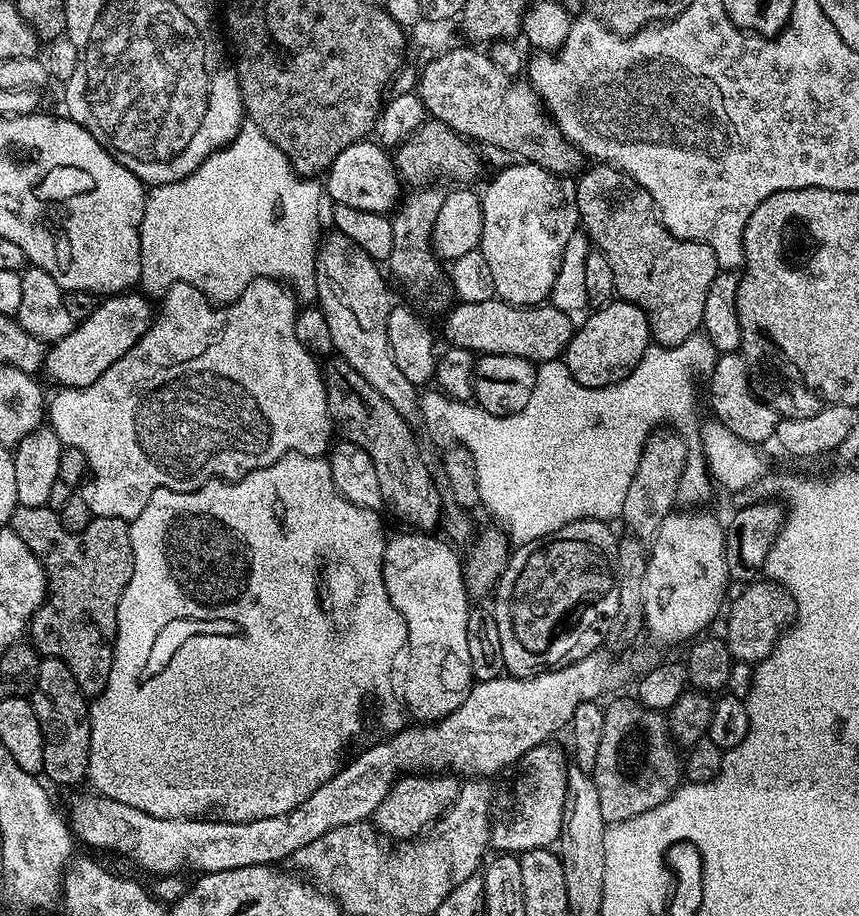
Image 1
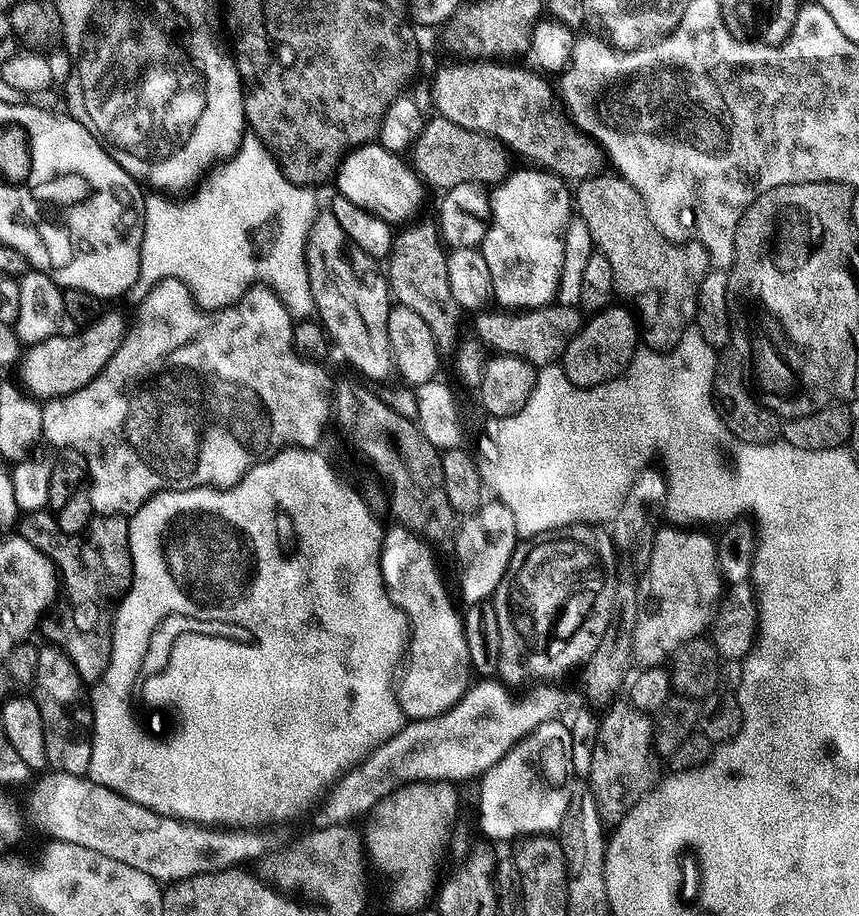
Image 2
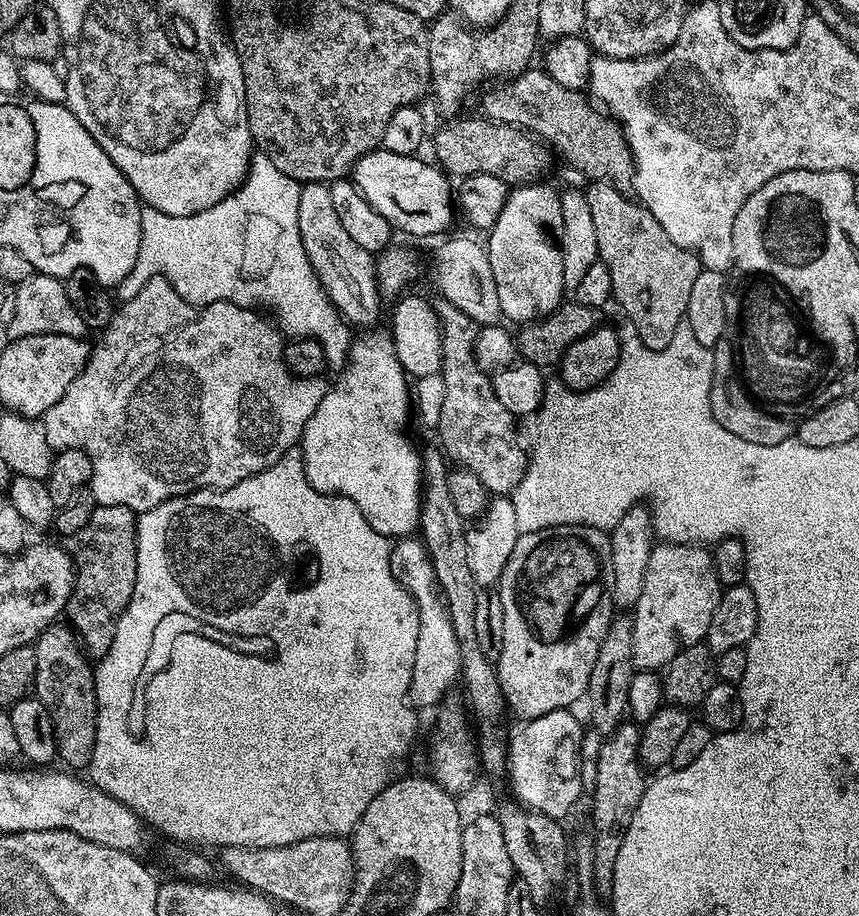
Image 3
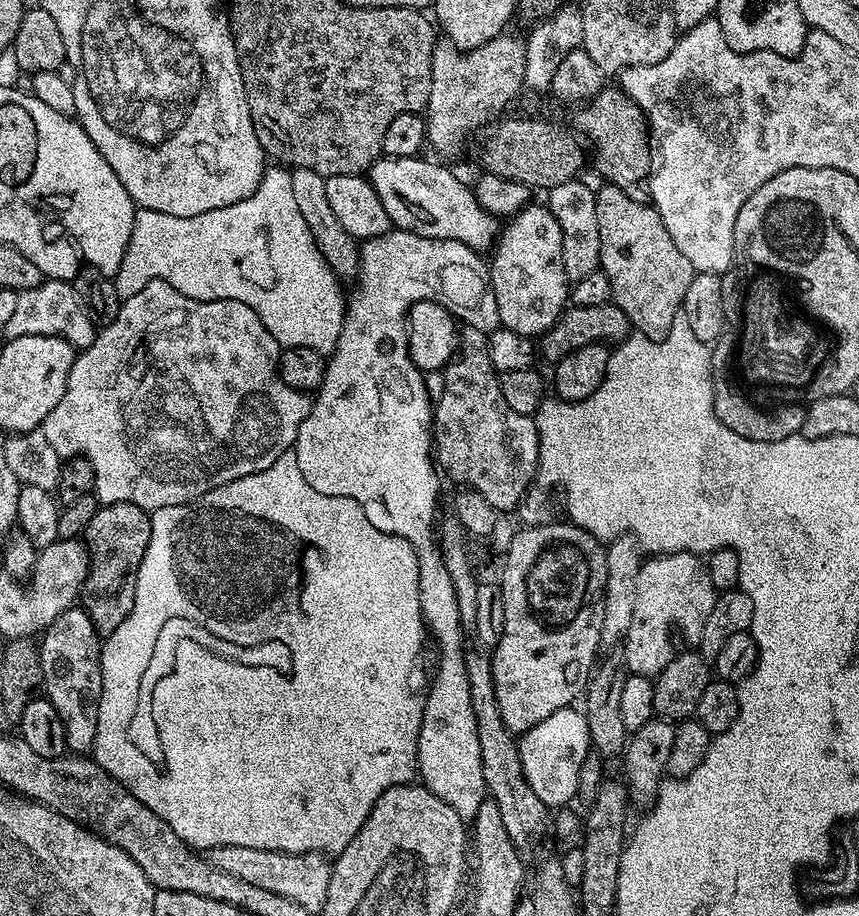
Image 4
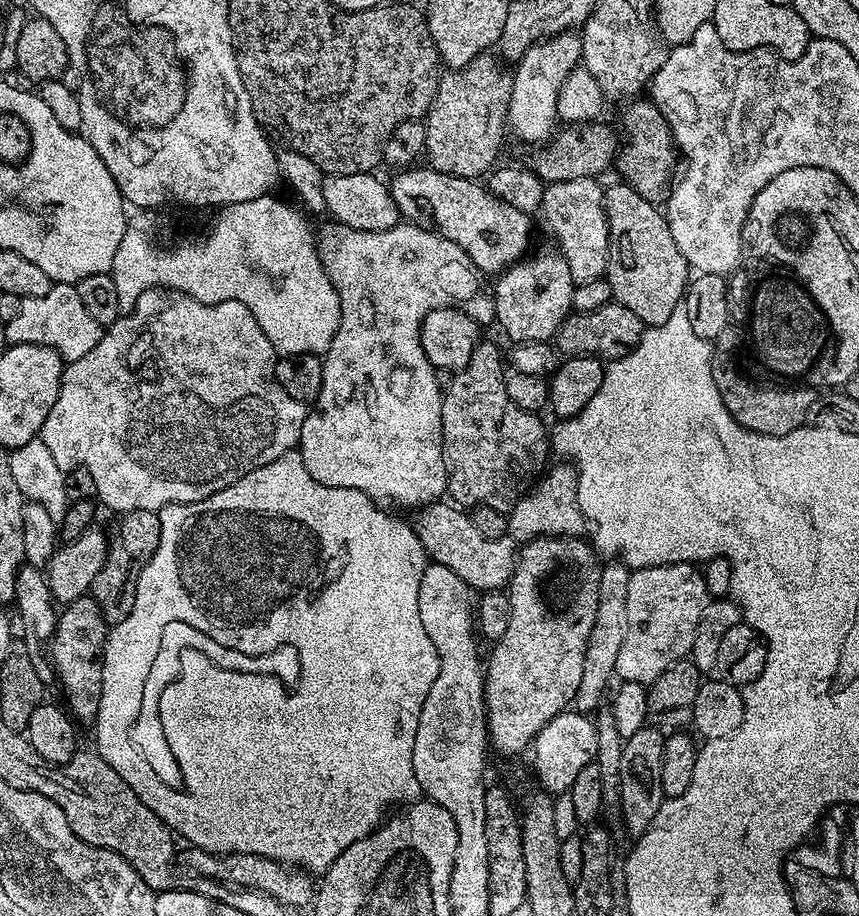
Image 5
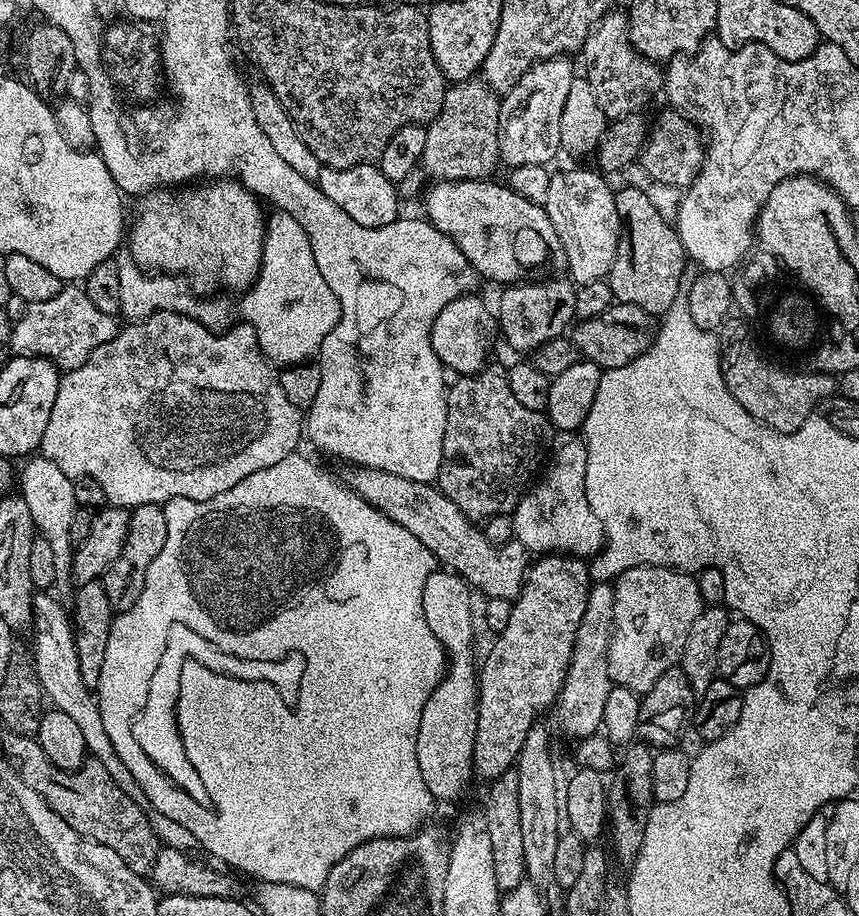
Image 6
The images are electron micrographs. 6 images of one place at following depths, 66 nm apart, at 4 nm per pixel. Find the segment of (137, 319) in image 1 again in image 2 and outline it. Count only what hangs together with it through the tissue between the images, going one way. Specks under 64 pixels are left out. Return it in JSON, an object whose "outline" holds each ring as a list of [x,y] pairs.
{"outline":[[[105,311],[93,322],[83,325],[69,336],[46,338],[31,345],[18,361],[19,383],[37,401],[47,402],[60,396],[69,396],[74,390],[86,386],[100,373],[124,340],[126,320],[116,312]]]}

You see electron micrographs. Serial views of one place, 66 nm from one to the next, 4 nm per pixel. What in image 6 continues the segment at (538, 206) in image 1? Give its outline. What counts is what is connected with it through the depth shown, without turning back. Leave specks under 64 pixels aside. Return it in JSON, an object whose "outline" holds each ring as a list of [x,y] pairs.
{"outline":[[[563,279],[544,280],[541,284],[536,284],[537,282],[510,284],[501,291],[504,293],[500,296],[500,305],[495,305],[494,315],[498,321],[499,335],[514,351],[531,354],[536,351],[538,346],[542,346],[554,338],[565,335],[573,327],[574,321],[576,320],[576,311],[574,310],[576,288],[571,279]]]}

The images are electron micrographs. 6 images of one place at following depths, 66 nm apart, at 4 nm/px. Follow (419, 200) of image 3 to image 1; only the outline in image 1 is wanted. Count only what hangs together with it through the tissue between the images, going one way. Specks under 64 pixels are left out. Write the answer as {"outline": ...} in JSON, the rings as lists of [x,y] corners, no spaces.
{"outline":[[[371,139],[360,140],[354,146],[346,146],[338,158],[328,167],[326,192],[339,204],[354,206],[358,210],[391,213],[401,203],[402,176],[397,171],[393,157],[379,143]]]}

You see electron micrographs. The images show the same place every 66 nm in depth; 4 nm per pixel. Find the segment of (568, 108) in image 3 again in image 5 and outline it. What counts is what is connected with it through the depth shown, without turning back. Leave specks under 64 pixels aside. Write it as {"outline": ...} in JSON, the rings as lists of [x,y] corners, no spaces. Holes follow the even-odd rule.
{"outline":[[[636,98],[623,105],[619,127],[622,129],[622,143],[614,161],[615,171],[620,171],[619,179],[631,184],[642,194],[642,198],[656,202],[669,191],[678,172],[678,149],[672,137],[666,118],[658,106],[648,98]],[[624,127],[624,130],[623,128]],[[673,175],[673,176],[672,176]]]}

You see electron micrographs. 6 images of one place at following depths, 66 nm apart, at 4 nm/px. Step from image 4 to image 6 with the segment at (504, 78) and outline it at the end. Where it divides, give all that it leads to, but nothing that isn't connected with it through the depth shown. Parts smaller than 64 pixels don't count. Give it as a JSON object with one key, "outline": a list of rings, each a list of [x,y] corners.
{"outline":[[[473,78],[456,82],[447,89],[441,112],[427,125],[426,150],[420,159],[422,172],[433,176],[433,181],[441,180],[487,180],[492,171],[501,163],[498,146],[498,120],[501,97],[487,84]]]}

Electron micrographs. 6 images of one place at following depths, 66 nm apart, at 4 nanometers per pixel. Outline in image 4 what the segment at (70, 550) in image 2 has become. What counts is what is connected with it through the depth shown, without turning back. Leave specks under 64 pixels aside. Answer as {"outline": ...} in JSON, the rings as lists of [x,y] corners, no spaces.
{"outline":[[[118,502],[97,507],[82,540],[88,549],[88,577],[80,591],[79,603],[94,622],[96,631],[107,638],[128,617],[134,608],[137,573],[150,544],[152,518],[145,509],[130,502]]]}

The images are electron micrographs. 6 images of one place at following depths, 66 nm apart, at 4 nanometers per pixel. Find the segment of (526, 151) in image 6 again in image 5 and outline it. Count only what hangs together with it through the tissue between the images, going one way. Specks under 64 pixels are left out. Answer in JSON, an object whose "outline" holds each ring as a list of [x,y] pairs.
{"outline":[[[574,32],[551,36],[526,50],[512,72],[510,104],[505,120],[511,135],[513,133],[520,141],[531,146],[550,140],[558,124],[558,92],[566,75],[579,67],[582,59],[580,36]]]}

